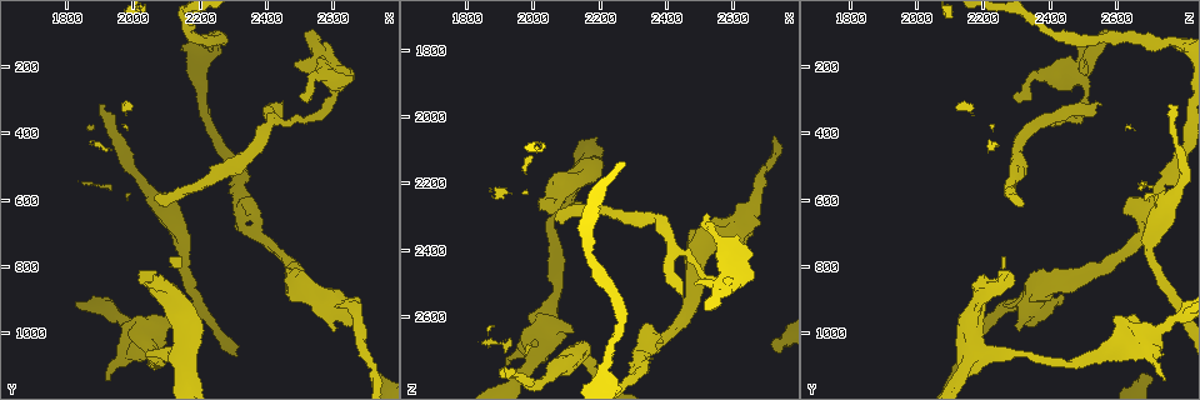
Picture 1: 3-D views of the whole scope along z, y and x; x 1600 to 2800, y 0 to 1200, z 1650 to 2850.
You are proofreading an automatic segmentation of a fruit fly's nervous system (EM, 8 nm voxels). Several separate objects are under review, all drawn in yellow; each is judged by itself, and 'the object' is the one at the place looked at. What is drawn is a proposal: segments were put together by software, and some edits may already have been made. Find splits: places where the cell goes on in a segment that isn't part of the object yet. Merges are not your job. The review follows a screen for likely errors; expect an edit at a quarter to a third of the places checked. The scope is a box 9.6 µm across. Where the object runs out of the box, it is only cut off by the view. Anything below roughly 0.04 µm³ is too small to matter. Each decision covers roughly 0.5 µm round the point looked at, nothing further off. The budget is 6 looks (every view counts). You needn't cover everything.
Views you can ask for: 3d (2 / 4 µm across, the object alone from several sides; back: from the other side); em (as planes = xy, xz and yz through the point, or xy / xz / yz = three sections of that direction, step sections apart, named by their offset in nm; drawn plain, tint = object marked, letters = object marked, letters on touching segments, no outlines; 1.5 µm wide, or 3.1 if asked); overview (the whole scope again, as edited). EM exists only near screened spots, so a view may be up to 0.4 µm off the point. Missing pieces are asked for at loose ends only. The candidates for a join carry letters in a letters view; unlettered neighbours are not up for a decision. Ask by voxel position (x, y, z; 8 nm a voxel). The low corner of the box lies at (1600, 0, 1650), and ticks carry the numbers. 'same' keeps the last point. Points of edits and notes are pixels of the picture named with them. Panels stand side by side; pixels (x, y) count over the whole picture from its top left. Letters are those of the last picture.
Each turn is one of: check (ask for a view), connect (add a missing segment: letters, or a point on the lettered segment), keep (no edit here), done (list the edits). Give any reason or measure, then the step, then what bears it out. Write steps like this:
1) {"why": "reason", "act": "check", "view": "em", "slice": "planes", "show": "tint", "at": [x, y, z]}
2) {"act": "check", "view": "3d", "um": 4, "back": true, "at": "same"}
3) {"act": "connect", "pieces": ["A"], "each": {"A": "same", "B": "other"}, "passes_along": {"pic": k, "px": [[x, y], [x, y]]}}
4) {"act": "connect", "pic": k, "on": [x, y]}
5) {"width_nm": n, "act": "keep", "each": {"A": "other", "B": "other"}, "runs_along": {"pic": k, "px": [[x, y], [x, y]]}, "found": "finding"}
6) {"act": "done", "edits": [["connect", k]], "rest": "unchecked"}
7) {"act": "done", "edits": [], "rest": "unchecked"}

{"why": "an open end", "act": "check", "view": "em", "slice": "yz", "step": 8, "show": "tint", "at": [2510, 100, 2580]}

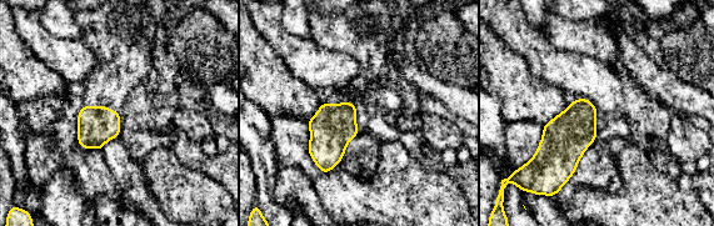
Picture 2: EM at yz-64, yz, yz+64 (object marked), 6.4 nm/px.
{"why": "another direction", "act": "check", "view": "em", "slice": "planes", "show": "letters", "at": "same"}

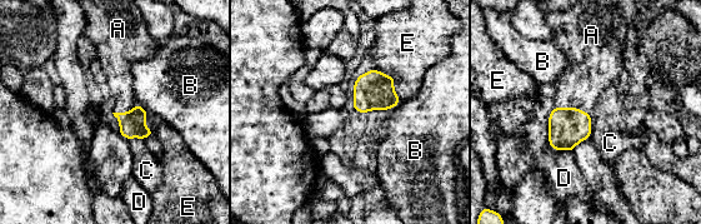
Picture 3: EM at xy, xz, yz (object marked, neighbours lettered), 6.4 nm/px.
{"act": "connect", "pieces": ["A"], "each": {"A": "same", "B": "other", "C": "other", "D": "other", "E": "other"}, "passes_along": {"pic": 3, "px": [[566, 127], [572, 108], [587, 73]]}, "found": "it goes on there"}

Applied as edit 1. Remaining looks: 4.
{"why": "see it whole again", "act": "check", "view": "overview"}

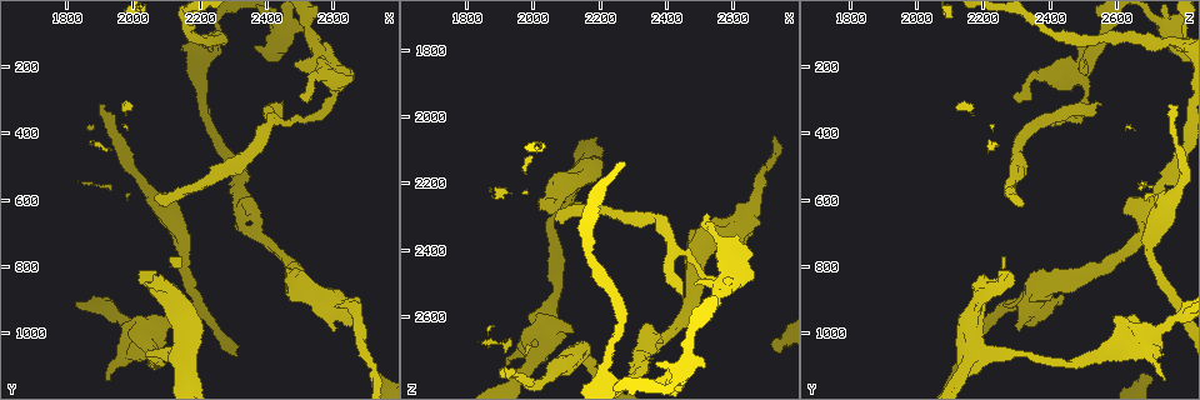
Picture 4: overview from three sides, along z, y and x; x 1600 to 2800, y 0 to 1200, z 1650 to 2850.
{"why": "branch stops here", "act": "check", "view": "em", "slice": "planes", "show": "letters", "at": [2520, 280, 2300]}

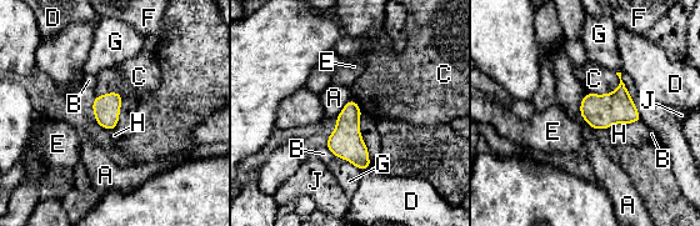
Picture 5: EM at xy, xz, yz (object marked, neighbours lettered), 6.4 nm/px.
{"act": "keep", "each": {"A": "other", "B": "other", "C": "other", "D": "other", "E": "other", "F": "other", "G": "other", "H": "other", "J": "other"}, "found": "no lettered segment goes on from it"}

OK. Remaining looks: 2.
{"act": "done", "edits": [["connect", 3]], "rest": "unchecked"}

